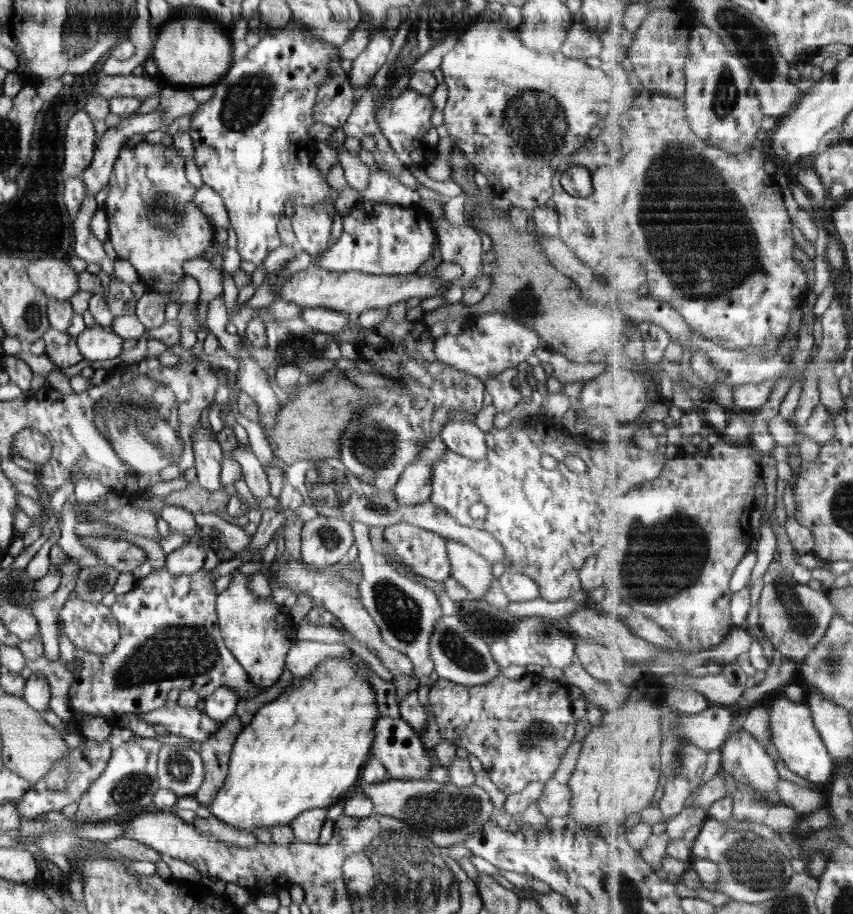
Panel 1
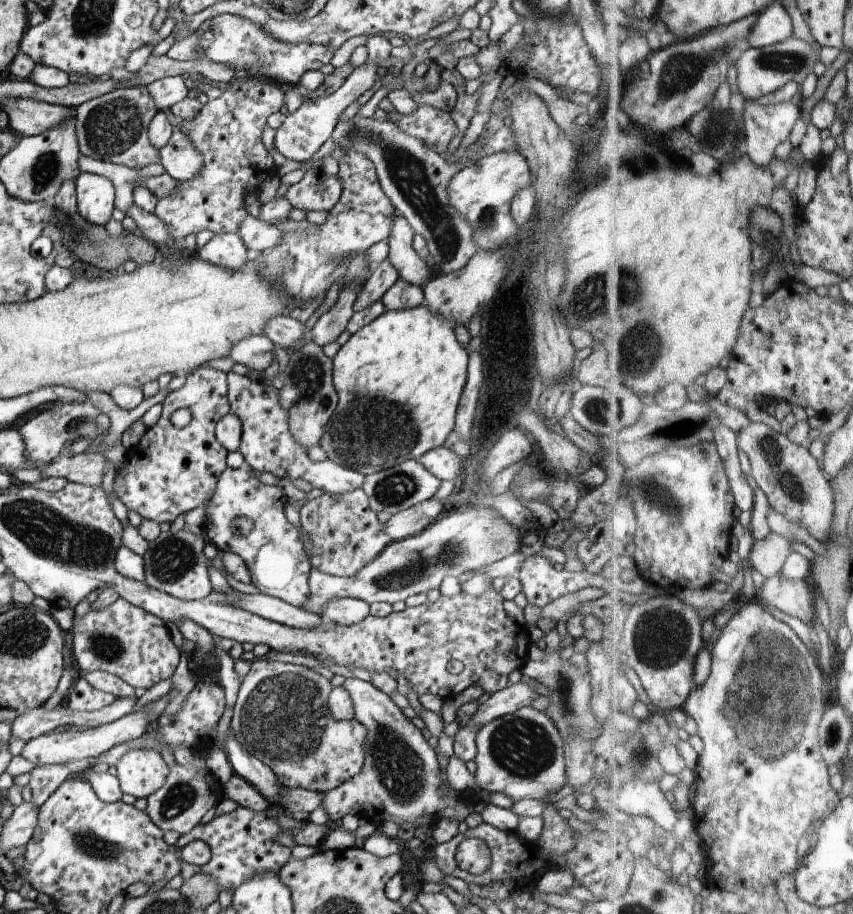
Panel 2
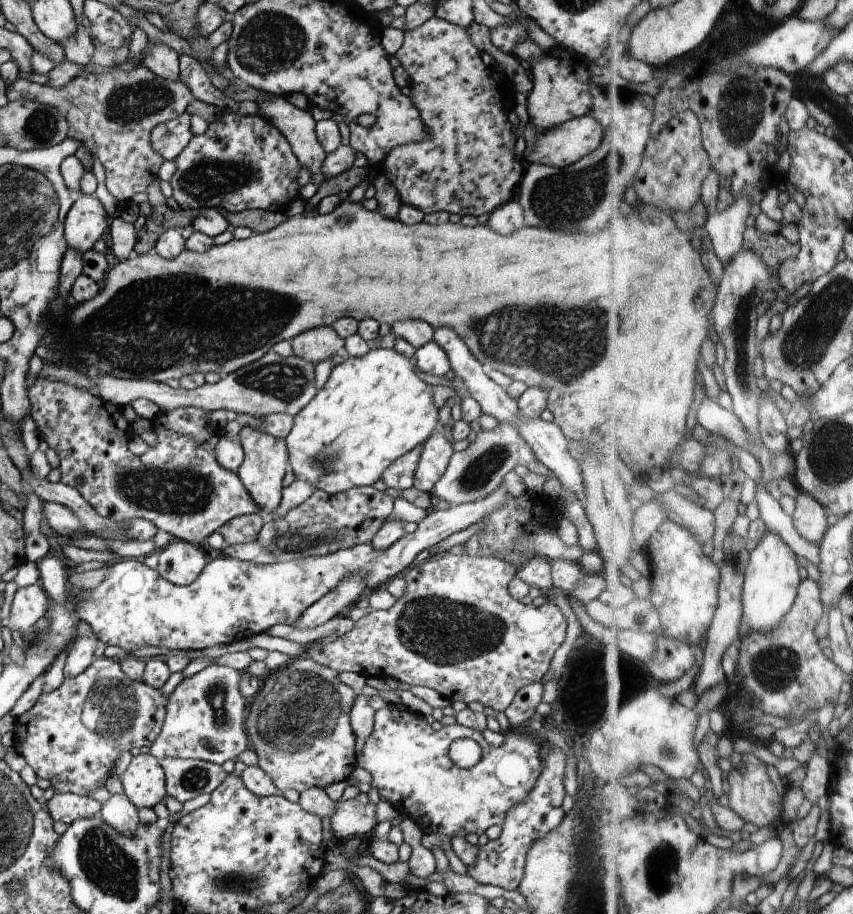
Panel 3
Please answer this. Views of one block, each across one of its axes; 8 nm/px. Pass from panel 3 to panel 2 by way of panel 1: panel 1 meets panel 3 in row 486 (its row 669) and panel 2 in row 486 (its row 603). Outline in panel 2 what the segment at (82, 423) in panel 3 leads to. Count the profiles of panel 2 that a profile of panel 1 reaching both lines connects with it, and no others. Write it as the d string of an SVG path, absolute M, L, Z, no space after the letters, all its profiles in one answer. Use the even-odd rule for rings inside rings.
M202 365L188 374L182 388L172 391L166 396L158 422L145 430L129 458L116 469L113 484L114 496L126 506L128 512L134 511L142 518L154 520L158 524L164 524L164 522L171 524L180 514L190 512L200 505L206 506L211 501L218 478L227 467L228 451L218 444L215 428L218 422L230 413L228 391L227 373L208 365ZM178 408L190 408L190 412L192 412L192 422L186 428L176 428L170 422L170 414Z

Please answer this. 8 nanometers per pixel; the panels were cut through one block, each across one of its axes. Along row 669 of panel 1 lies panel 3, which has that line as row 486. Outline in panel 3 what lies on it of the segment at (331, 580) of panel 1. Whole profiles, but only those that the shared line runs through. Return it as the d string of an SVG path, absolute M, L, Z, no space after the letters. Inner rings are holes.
M416 446L416 449L405 453L384 470L380 479L384 481L387 488L400 491L413 487L418 460L421 456L421 446Z

